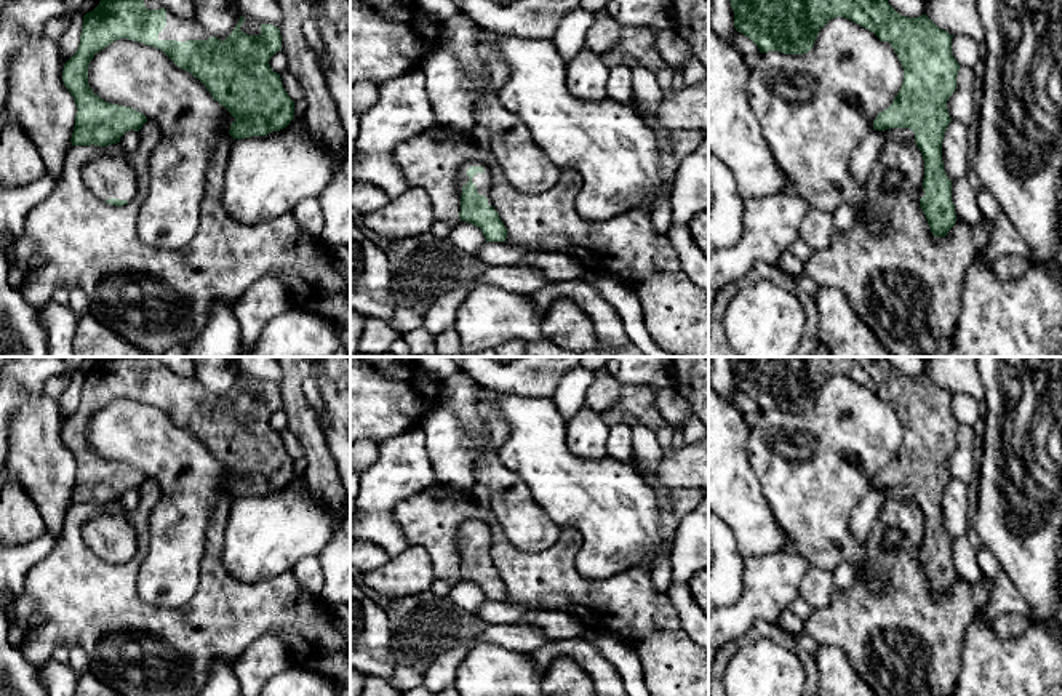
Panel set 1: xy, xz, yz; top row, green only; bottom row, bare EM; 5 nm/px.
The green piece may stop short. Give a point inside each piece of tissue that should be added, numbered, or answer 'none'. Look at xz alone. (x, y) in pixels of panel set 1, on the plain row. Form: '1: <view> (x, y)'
1: xz (480, 538)

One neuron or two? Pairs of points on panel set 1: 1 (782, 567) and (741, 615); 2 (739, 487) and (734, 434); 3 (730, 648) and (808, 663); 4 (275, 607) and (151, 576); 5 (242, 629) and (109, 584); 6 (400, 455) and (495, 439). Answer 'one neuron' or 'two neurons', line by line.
1: one neuron
2: one neuron
3: one neuron
4: two neurons
5: one neuron
6: two neurons

